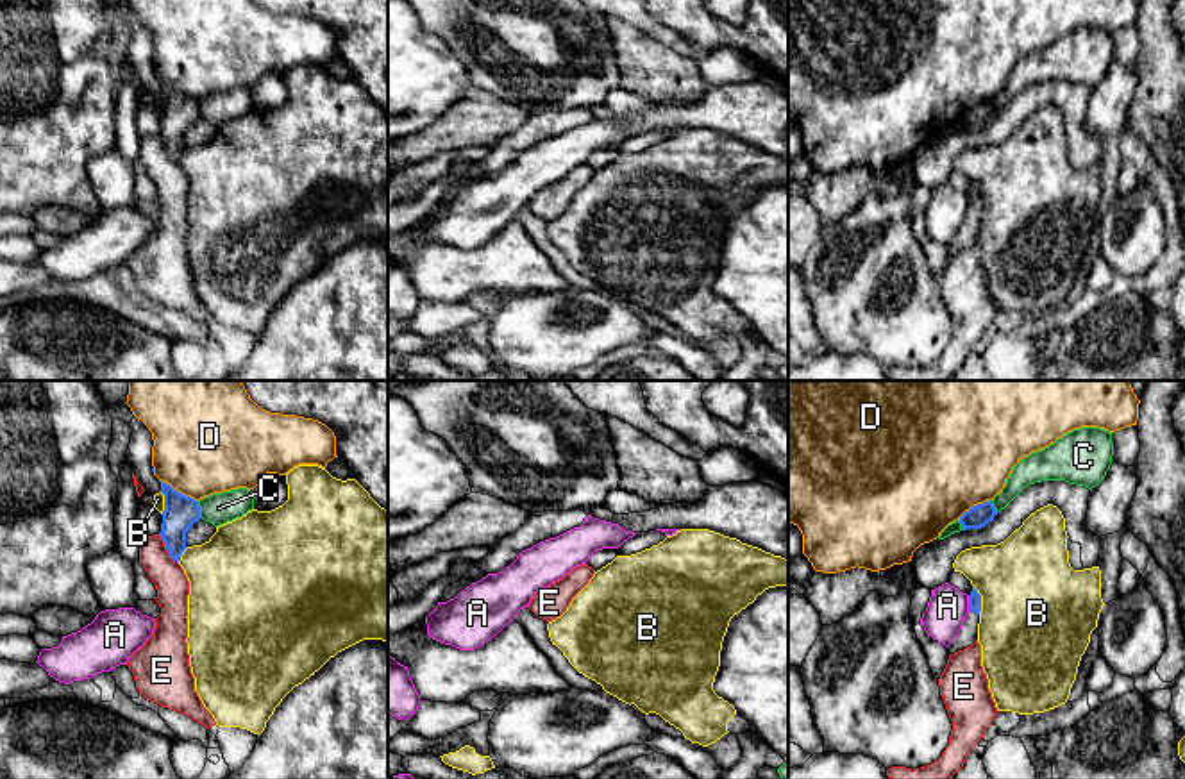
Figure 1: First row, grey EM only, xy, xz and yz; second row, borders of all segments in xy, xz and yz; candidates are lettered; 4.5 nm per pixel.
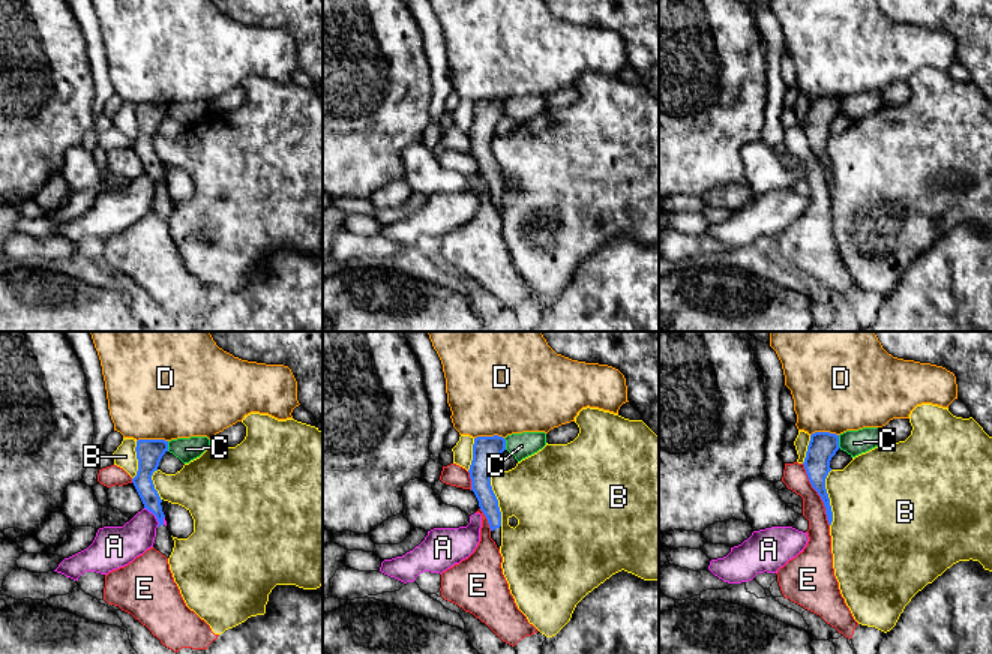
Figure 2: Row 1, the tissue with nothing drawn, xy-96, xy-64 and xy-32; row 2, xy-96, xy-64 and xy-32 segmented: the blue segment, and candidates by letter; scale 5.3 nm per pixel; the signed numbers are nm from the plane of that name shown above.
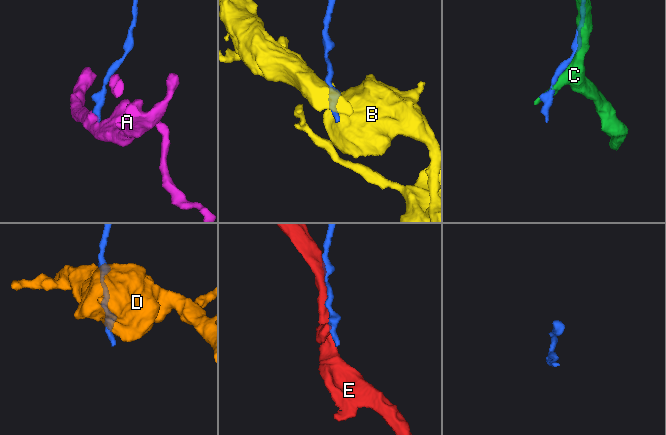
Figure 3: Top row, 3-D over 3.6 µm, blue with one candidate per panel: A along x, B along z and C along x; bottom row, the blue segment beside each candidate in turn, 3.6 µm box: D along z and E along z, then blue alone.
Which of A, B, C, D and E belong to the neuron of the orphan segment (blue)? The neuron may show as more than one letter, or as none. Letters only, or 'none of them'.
none of them

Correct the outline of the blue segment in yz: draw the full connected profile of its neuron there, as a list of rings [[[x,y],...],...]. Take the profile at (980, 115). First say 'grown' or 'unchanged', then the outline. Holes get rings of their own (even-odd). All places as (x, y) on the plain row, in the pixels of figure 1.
unchanged; [[[992,100],[978,104],[960,116],[962,130],[981,129],[997,114]]]

